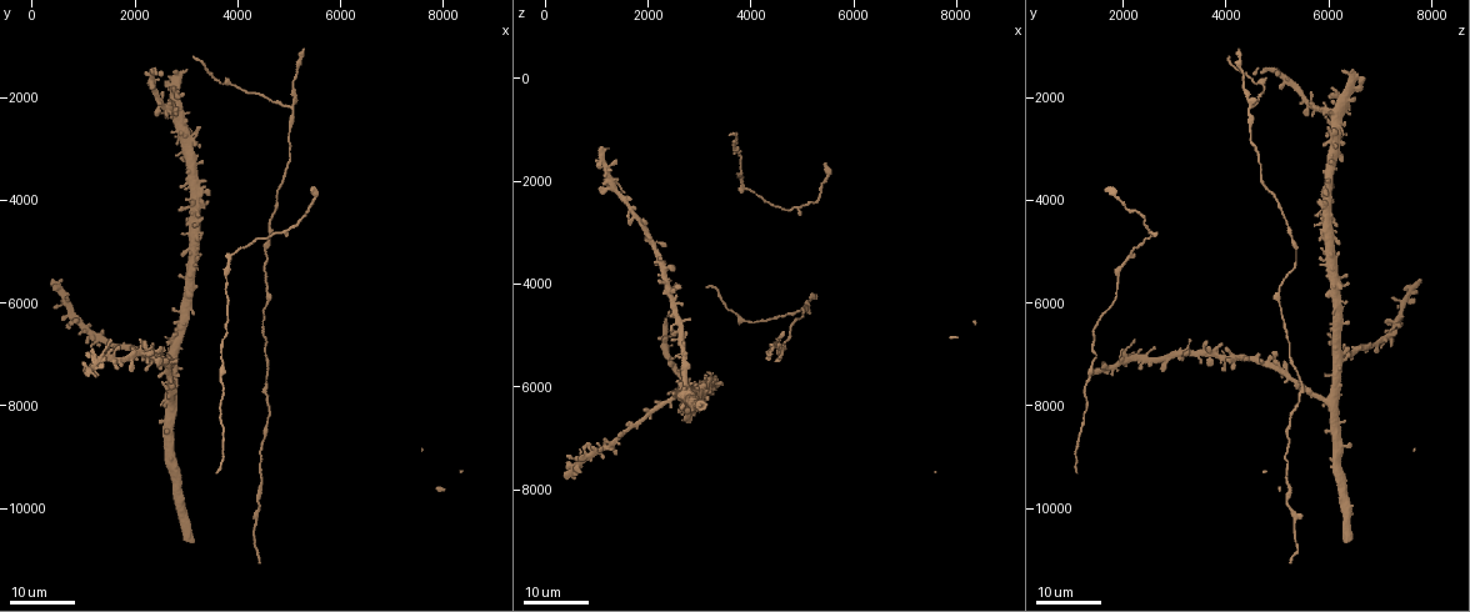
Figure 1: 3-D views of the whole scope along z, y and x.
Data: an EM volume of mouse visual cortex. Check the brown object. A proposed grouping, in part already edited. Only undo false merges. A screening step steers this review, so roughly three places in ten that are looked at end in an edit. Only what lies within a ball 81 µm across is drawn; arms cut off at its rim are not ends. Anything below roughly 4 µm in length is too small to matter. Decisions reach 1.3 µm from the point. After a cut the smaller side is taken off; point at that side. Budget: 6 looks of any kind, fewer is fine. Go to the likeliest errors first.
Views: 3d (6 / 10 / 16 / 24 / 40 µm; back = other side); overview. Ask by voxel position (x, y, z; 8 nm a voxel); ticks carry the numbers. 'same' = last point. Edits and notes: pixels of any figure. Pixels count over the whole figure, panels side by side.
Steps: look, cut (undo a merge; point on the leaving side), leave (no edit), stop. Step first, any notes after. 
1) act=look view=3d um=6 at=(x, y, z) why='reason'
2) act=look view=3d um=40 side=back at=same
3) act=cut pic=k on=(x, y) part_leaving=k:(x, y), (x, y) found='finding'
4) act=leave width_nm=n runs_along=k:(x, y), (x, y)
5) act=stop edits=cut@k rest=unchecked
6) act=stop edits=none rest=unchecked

act=look view=3d um=16 at=(5050, 2200, 4500) why='four-way junction'

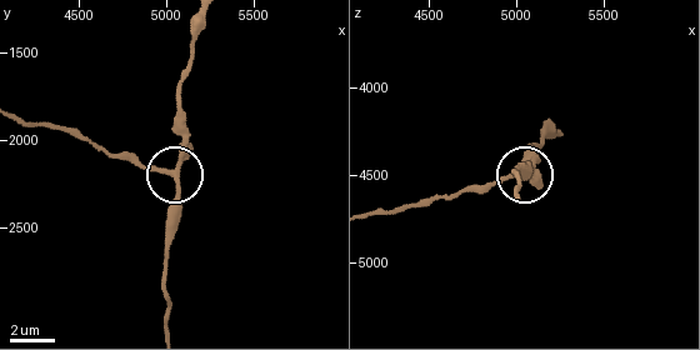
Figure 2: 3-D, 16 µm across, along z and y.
act=look view=3d um=10 at=same

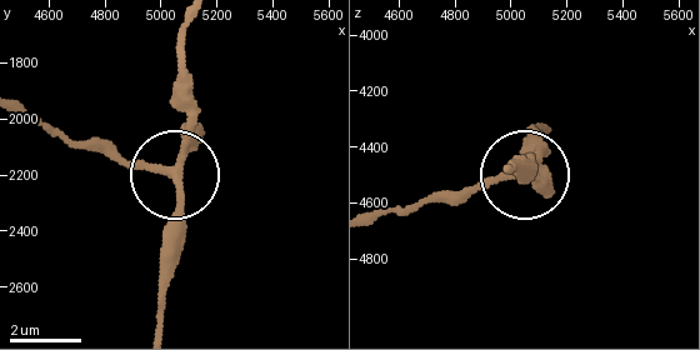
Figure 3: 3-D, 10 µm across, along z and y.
act=leave width_nm=250 runs_along=3:(24, 106), (131, 163), (173, 169), (185, 139), (185, 89) found='one cell here'

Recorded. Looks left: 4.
act=look view=3d um=24 at=(2700, 2250, 5800) why='four or more arms meet'

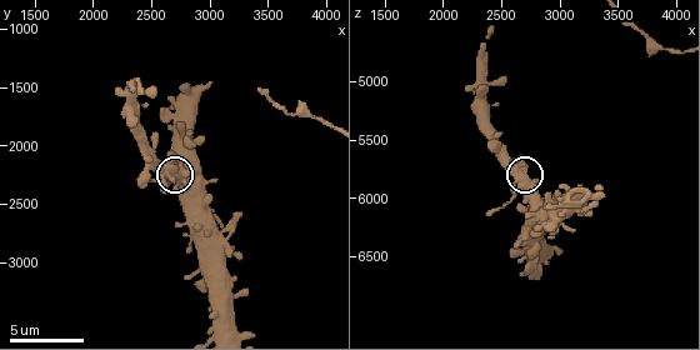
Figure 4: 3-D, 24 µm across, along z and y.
act=look view=3d um=10 at=(2740, 2240, 5840)

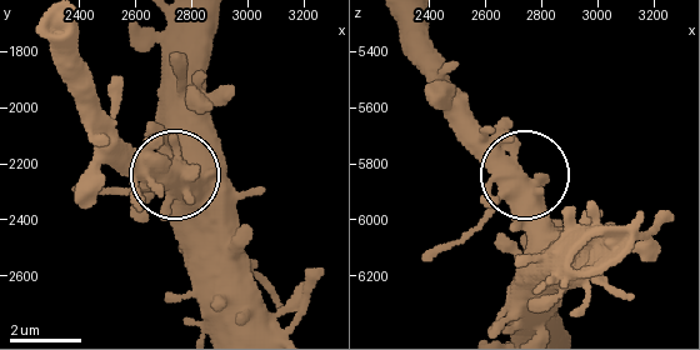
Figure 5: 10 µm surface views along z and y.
act=leave width_nm=430 found='continuous, no second cell'

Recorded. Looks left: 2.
act=look view=3d um=24 at=(4300, 10250, 5300) why='three-way junction'

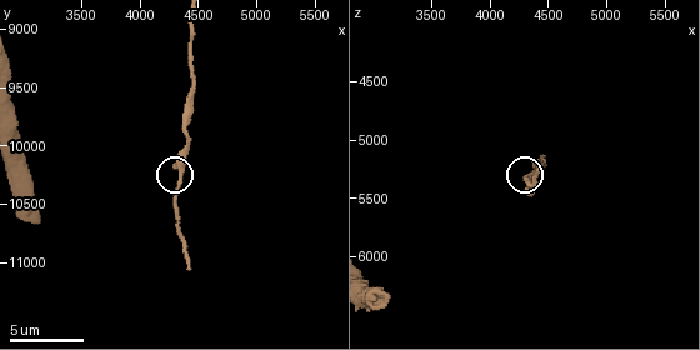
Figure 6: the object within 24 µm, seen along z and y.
act=look view=3d um=10 at=same

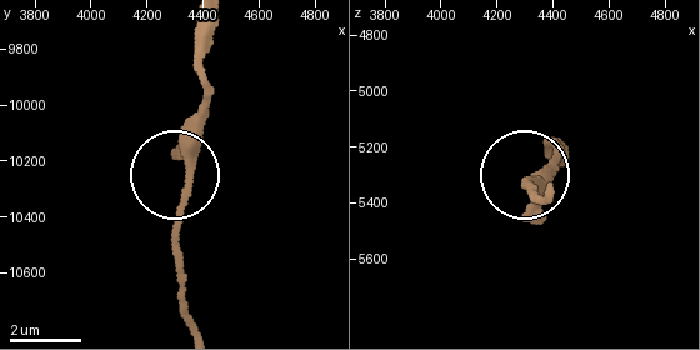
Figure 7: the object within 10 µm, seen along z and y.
act=leave arms=3 runs_along=7:(206, 26), (198, 63), (206, 99), (180, 196), (180, 275) found='all the same cell'

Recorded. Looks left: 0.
act=stop edits=none rest=unchecked

